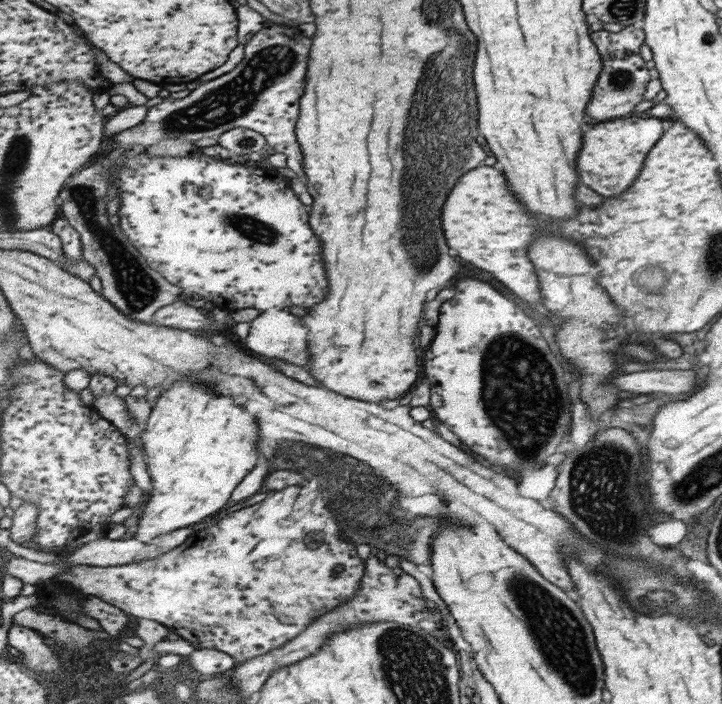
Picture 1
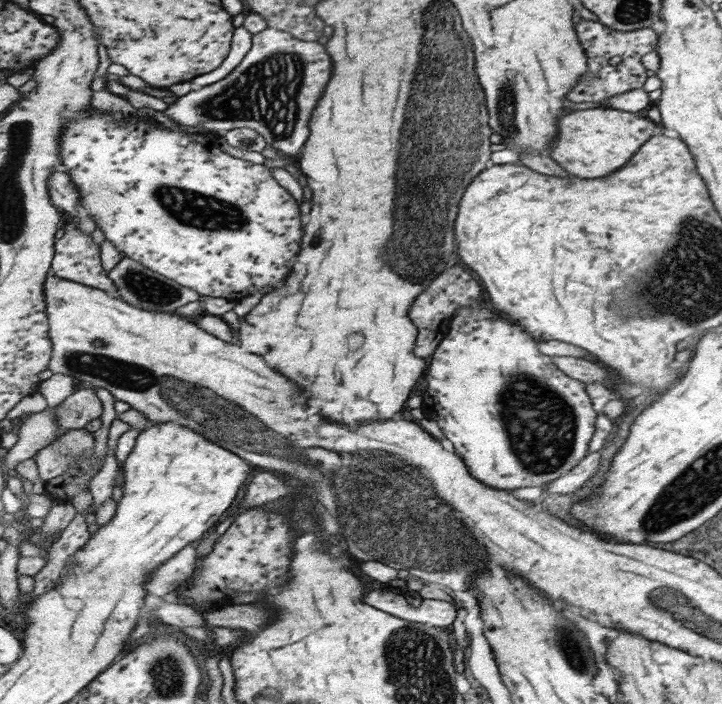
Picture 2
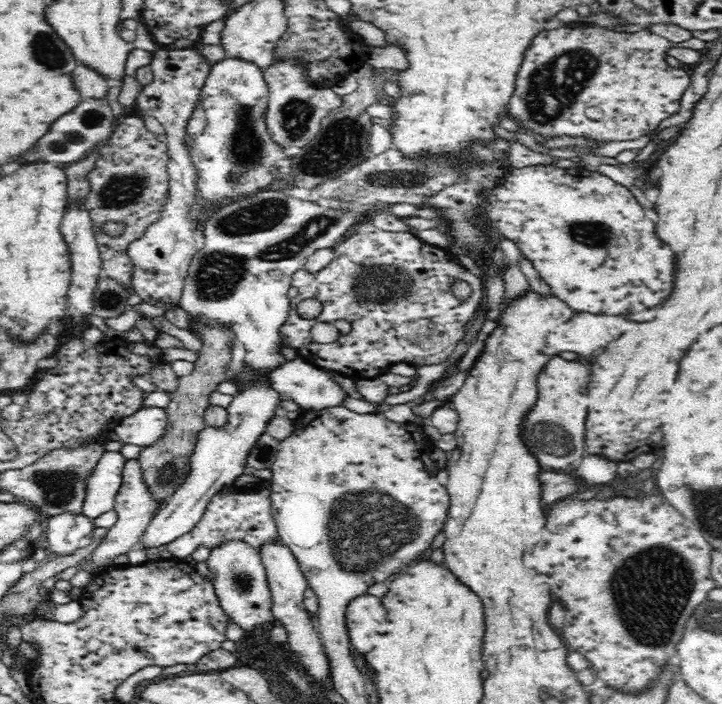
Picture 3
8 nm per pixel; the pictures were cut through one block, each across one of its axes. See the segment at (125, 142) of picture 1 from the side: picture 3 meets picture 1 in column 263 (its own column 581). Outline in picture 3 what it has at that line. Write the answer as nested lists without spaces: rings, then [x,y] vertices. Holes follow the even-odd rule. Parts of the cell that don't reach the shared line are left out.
[[[651,24],[632,33],[610,31],[604,27],[562,26],[542,30],[531,40],[532,48],[524,56],[524,64],[516,78],[516,90],[507,104],[507,115],[520,126],[542,137],[563,135],[616,142],[636,140],[651,134],[658,124],[679,110],[685,90],[691,84],[689,68],[672,68],[666,63],[666,48],[690,48],[696,51],[706,46],[700,38],[686,42],[670,42],[649,29]]]

